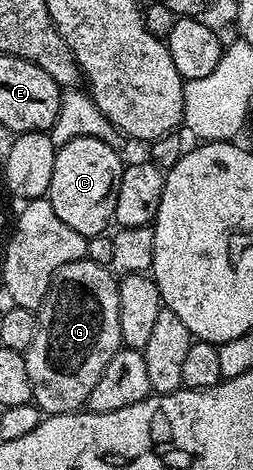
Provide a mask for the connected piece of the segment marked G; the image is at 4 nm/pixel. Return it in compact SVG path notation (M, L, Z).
M79 259L70 265L62 265L62 269L58 269L58 273L52 278L50 289L46 293L44 303L41 305L36 316L36 332L34 333L34 341L28 347L24 360L26 361L26 369L30 373L30 381L32 382L32 397L41 412L48 415L70 415L73 414L87 404L90 397L90 389L94 389L94 385L98 382L98 377L102 377L102 369L106 369L106 365L110 365L110 357L114 357L114 353L119 351L122 344L120 342L120 326L118 325L118 289L120 284L117 276L103 263L95 263L92 259Z

